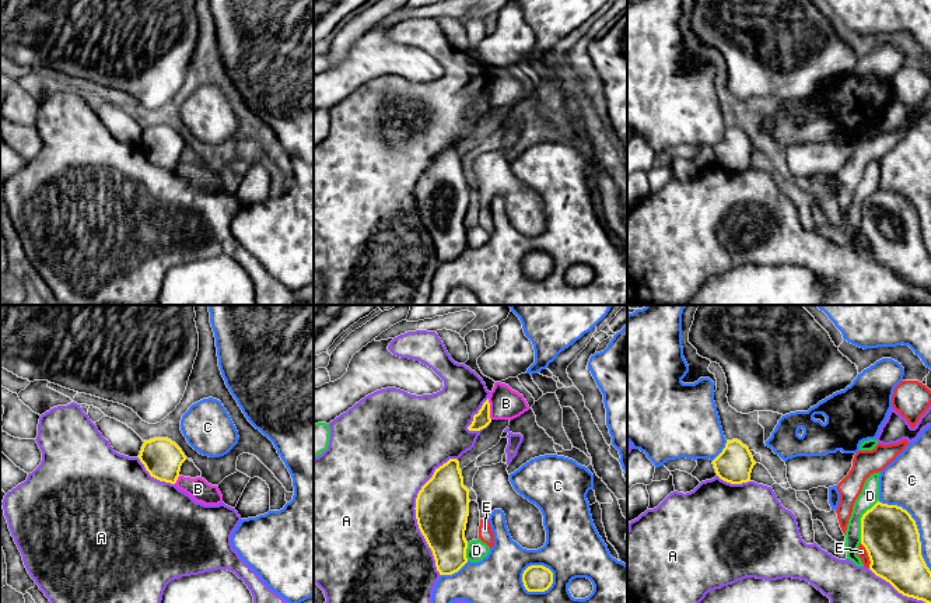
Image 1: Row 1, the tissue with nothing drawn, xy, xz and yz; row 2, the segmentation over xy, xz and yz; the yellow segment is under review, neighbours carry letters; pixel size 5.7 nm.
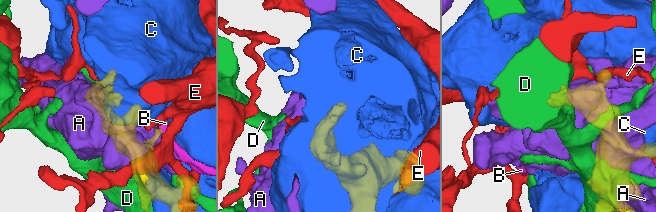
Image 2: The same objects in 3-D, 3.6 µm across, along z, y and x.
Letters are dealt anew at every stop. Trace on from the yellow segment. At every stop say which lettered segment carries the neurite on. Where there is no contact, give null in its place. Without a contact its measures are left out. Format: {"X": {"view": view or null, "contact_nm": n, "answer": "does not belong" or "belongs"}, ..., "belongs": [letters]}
{"A": {"view": "xz", "contact_nm": 700, "answer": "does not belong"}, "B": {"view": "xz", "contact_nm": 120, "answer": "does not belong"}, "C": {"view": "yz", "contact_nm": 500, "answer": "does not belong"}, "D": {"view": "yz", "contact_nm": 260, "answer": "does not belong"}, "E": {"view": "yz", "contact_nm": 160, "answer": "does not belong"}, "belongs": []}

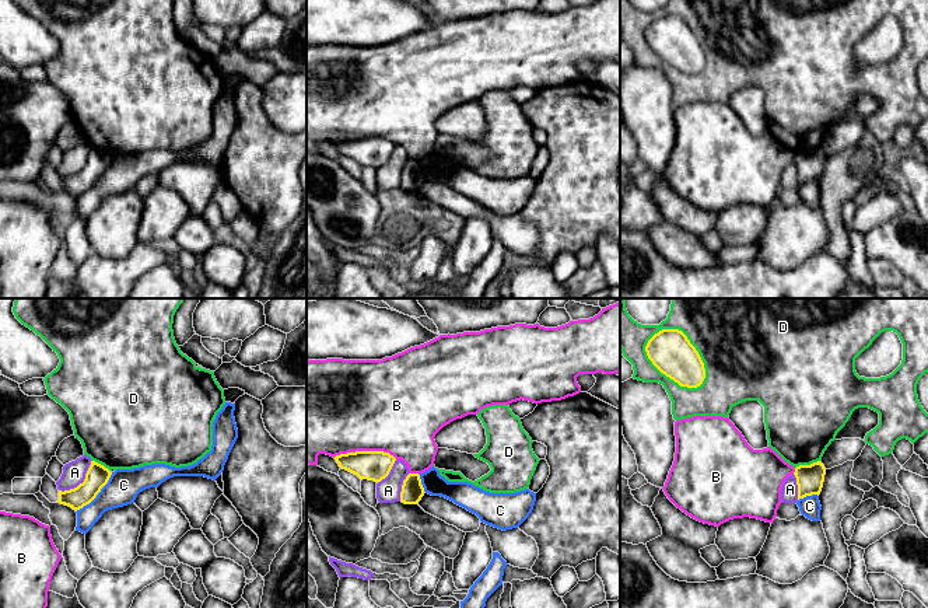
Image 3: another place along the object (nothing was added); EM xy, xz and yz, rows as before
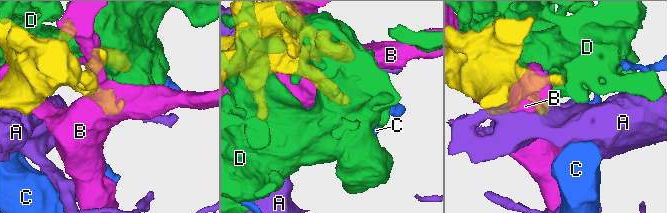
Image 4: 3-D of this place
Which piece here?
{"A": {"view": "xy", "contact_nm": 260, "answer": "does not belong"}, "B": {"view": "xz", "contact_nm": 360, "answer": "does not belong"}, "C": {"view": "xy", "contact_nm": 320, "answer": "does not belong"}, "D": {"view": "yz", "contact_nm": 400, "answer": "does not belong"}, "belongs": []}

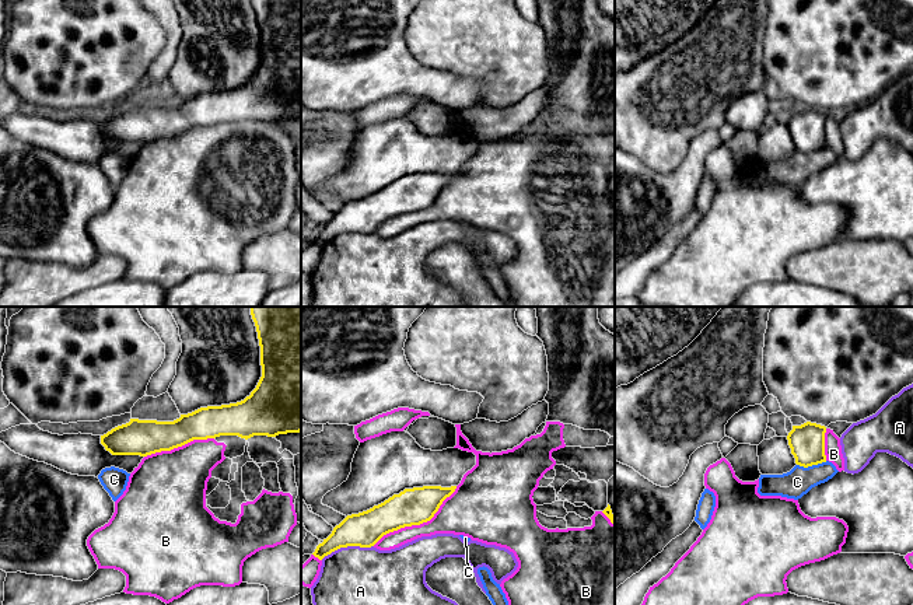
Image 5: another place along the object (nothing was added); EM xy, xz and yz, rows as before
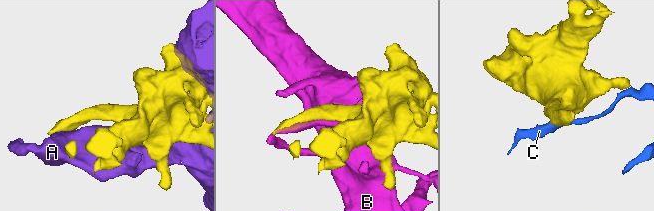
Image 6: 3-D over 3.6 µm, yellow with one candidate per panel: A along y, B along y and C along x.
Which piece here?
{"A": {"view": "xz", "contact_nm": 320, "answer": "does not belong"}, "B": {"view": "xz", "contact_nm": 600, "answer": "does not belong"}, "C": {"view": "yz", "contact_nm": 180, "answer": "does not belong"}, "belongs": []}

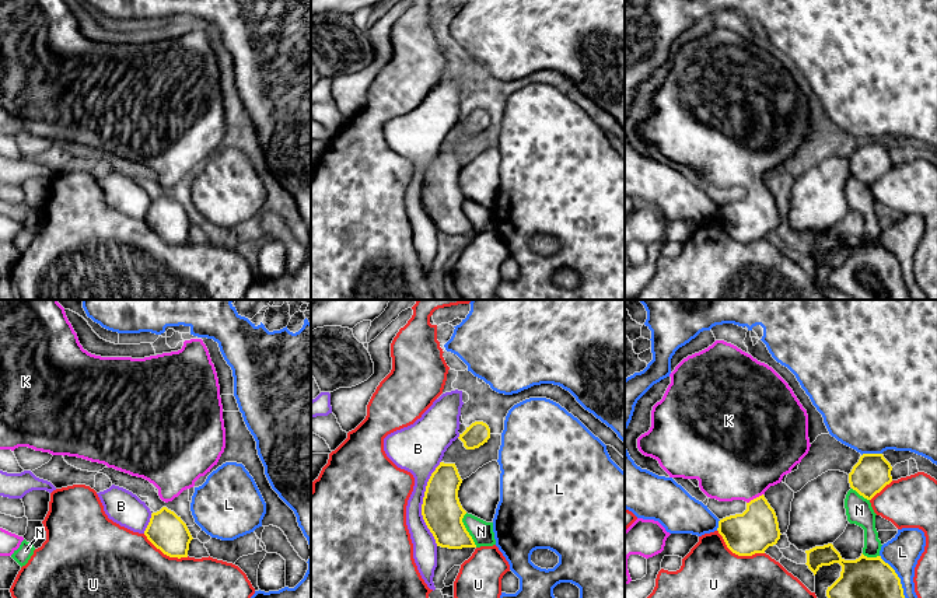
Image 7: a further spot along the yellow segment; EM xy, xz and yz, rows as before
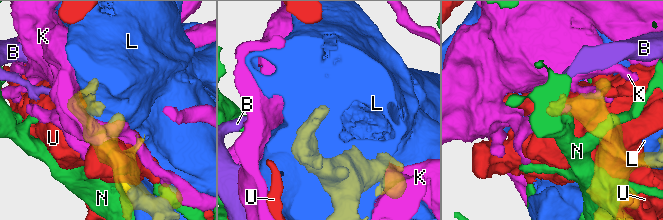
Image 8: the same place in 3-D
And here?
{"B": {"view": "xz", "contact_nm": 480, "answer": "does not belong"}, "K": {"view": "yz", "contact_nm": 110, "answer": "belongs"}, "L": {"view": "yz", "contact_nm": 380, "answer": "does not belong"}, "N": {"view": "xz", "contact_nm": 220, "answer": "does not belong"}, "U": {"view": "yz", "contact_nm": 300, "answer": "does not belong"}, "belongs": ["K"]}

